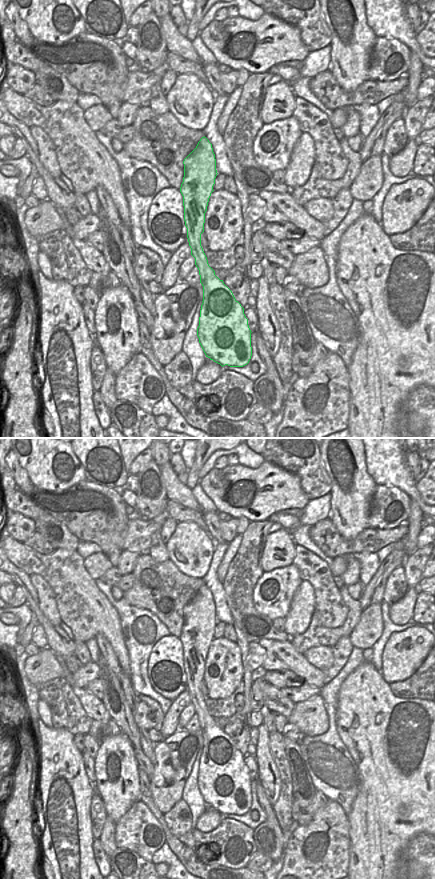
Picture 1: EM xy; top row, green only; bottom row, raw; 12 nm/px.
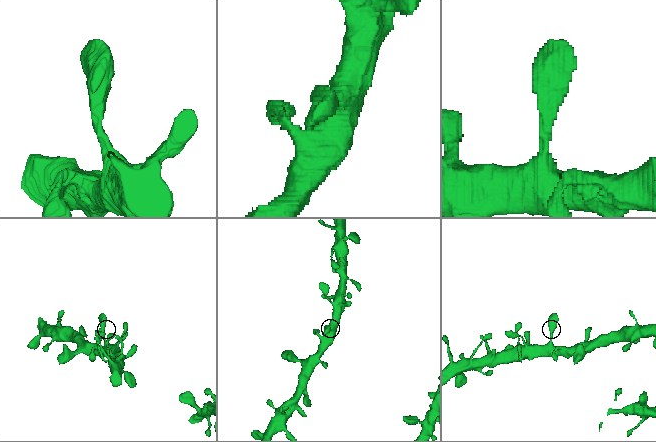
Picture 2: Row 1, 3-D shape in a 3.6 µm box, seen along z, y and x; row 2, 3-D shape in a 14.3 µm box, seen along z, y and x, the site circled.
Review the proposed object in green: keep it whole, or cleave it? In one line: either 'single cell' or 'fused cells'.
single cell

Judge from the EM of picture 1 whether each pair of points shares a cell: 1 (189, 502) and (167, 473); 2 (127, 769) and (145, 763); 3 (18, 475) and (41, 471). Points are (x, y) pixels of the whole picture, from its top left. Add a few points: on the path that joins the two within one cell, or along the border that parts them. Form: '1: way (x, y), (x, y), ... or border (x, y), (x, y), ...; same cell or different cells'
1: way (182, 495), (173, 486), (171, 480); same cell
2: border (133, 749), (133, 755), (139, 767); different cells
3: border (14, 453), (19, 465), (34, 485); different cells

